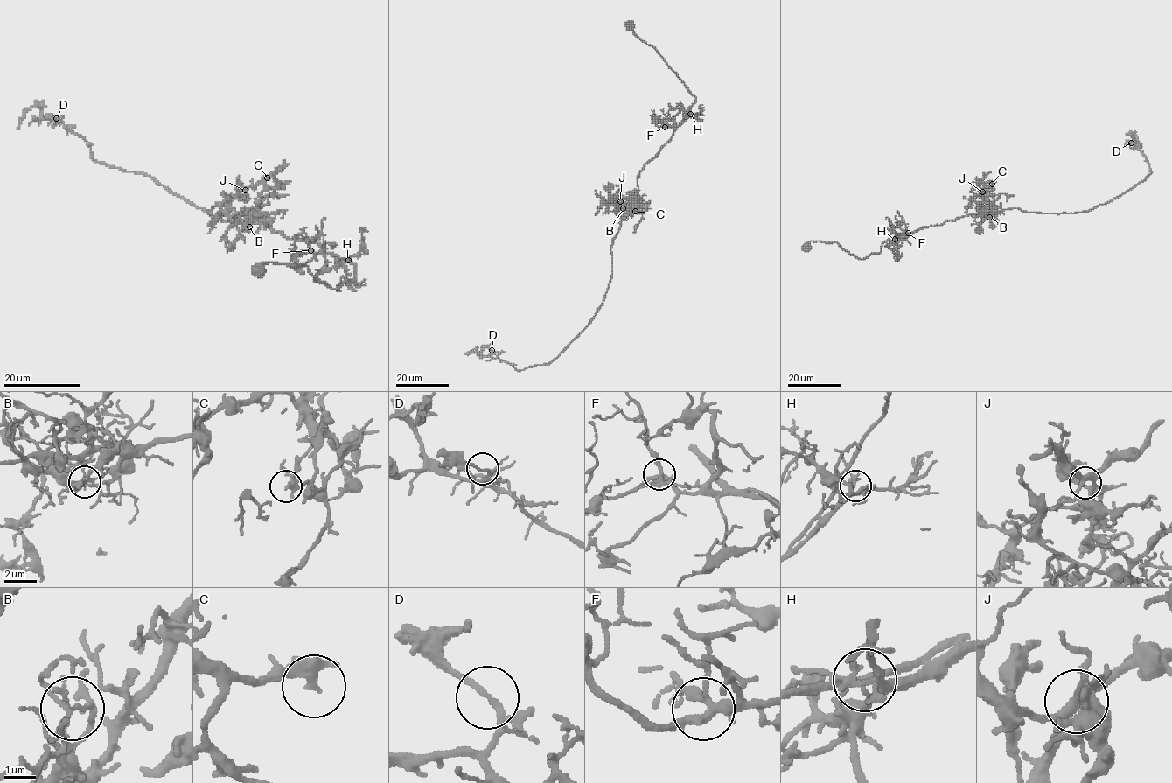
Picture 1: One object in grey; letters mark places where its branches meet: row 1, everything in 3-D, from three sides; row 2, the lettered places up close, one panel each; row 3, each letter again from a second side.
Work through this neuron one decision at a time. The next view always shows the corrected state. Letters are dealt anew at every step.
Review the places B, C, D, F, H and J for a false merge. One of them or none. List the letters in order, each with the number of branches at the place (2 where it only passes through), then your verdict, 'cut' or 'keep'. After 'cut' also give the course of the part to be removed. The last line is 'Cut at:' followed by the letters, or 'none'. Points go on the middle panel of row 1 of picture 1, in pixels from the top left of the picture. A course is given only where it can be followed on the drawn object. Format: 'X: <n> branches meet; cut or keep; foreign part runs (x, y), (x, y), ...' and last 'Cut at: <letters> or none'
B: 4 branches meet; cut; foreign part runs (623, 208), (624, 211), (629, 194), (633, 191), (631, 196), (606, 204), (595, 193)
C: 4 branches meet; keep
D: 3 branches meet; keep
F: 4 branches meet; keep
H: 3 branches meet; keep
J: 4 branches meet; keep
Cut at: B

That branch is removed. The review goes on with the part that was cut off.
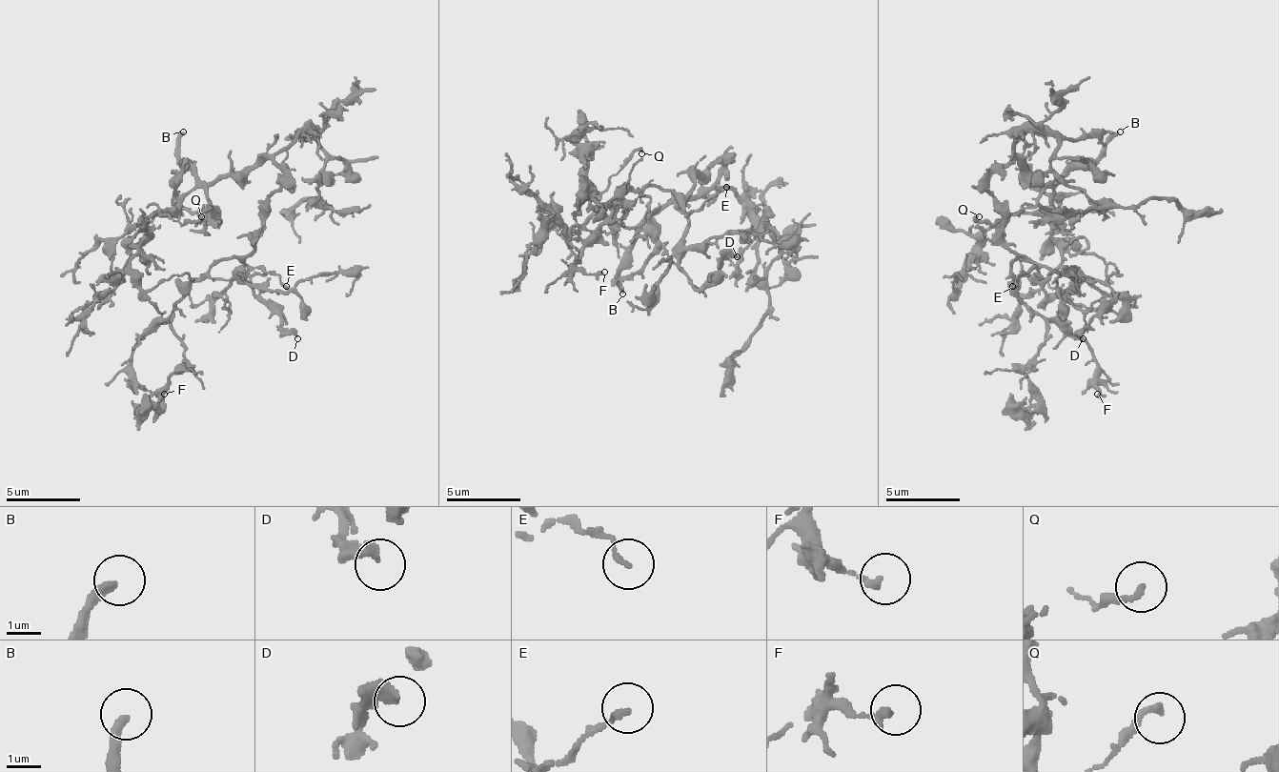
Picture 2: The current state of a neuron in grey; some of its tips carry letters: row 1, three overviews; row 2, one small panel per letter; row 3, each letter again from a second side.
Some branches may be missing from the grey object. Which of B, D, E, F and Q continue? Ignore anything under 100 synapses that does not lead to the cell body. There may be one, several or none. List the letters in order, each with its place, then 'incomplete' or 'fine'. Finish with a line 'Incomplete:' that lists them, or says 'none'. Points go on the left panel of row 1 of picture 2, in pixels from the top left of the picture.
B: (183, 132) | incomplete
D: (297, 338) | fine
E: (286, 286) | fine
F: (164, 394) | fine
Q: (201, 216) | fine
Incomplete: B

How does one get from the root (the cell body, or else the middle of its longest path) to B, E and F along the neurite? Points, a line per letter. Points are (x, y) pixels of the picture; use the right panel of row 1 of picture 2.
B: (994, 172), (1002, 172), (1016, 161), (1031, 175), (1038, 175), (1049, 183), (1075, 168), (1083, 168), (1120, 132)
E: (994, 172), (986, 183), (986, 191), (998, 205), (1002, 234), (1034, 264), (1034, 268), (1024, 272), (1012, 286)
F: (994, 172), (986, 191), (1002, 216), (1002, 238), (1020, 256), (1012, 264), (1016, 294), (1090, 349), (1097, 394)

